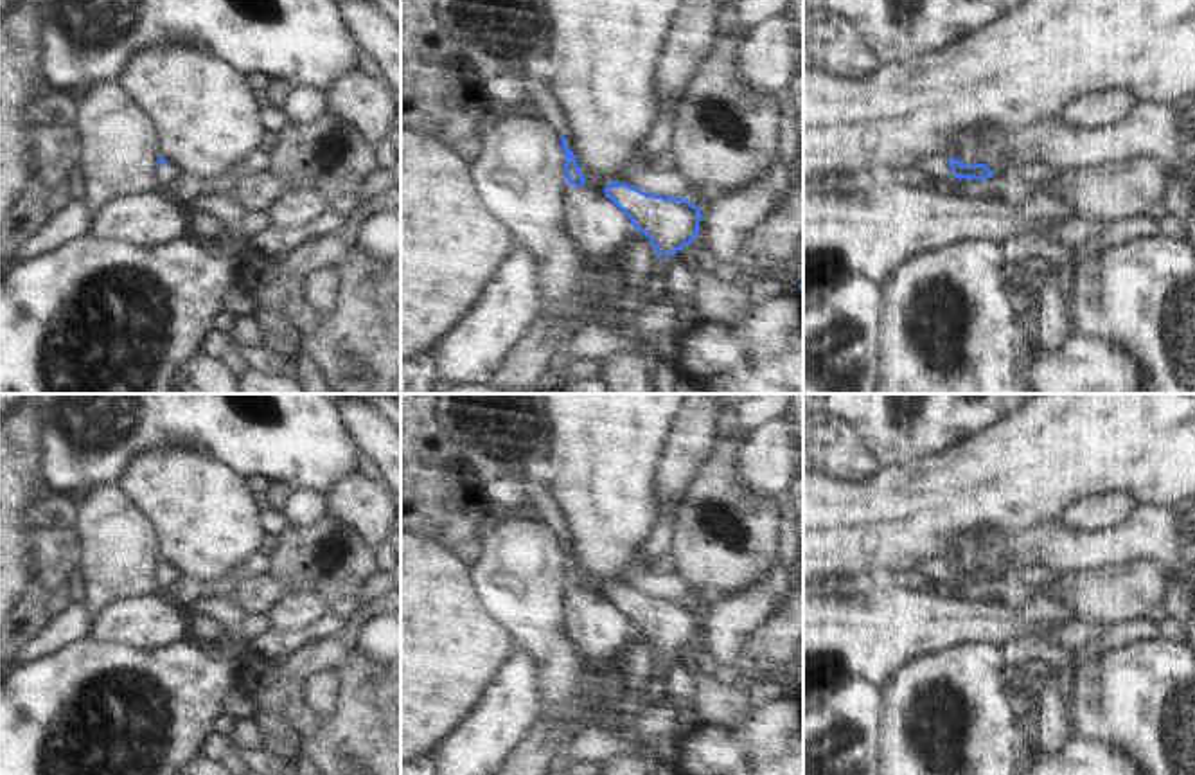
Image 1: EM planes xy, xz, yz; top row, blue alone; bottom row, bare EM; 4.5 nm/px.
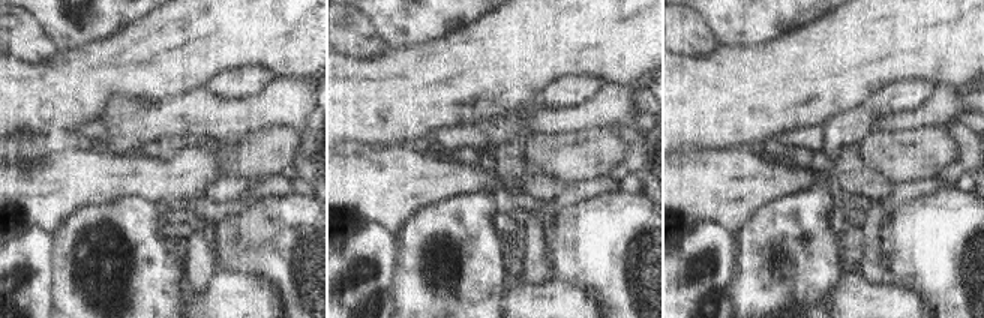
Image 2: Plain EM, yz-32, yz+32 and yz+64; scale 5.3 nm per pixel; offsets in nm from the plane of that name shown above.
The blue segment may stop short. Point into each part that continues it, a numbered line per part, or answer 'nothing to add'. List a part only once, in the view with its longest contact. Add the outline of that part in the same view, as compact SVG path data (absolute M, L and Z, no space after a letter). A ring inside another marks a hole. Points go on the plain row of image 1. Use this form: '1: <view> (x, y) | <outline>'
1: yz (935, 569) | M929 559L924 561L918 570L925 575L927 581L951 581L952 572L949 568L949 559Z

